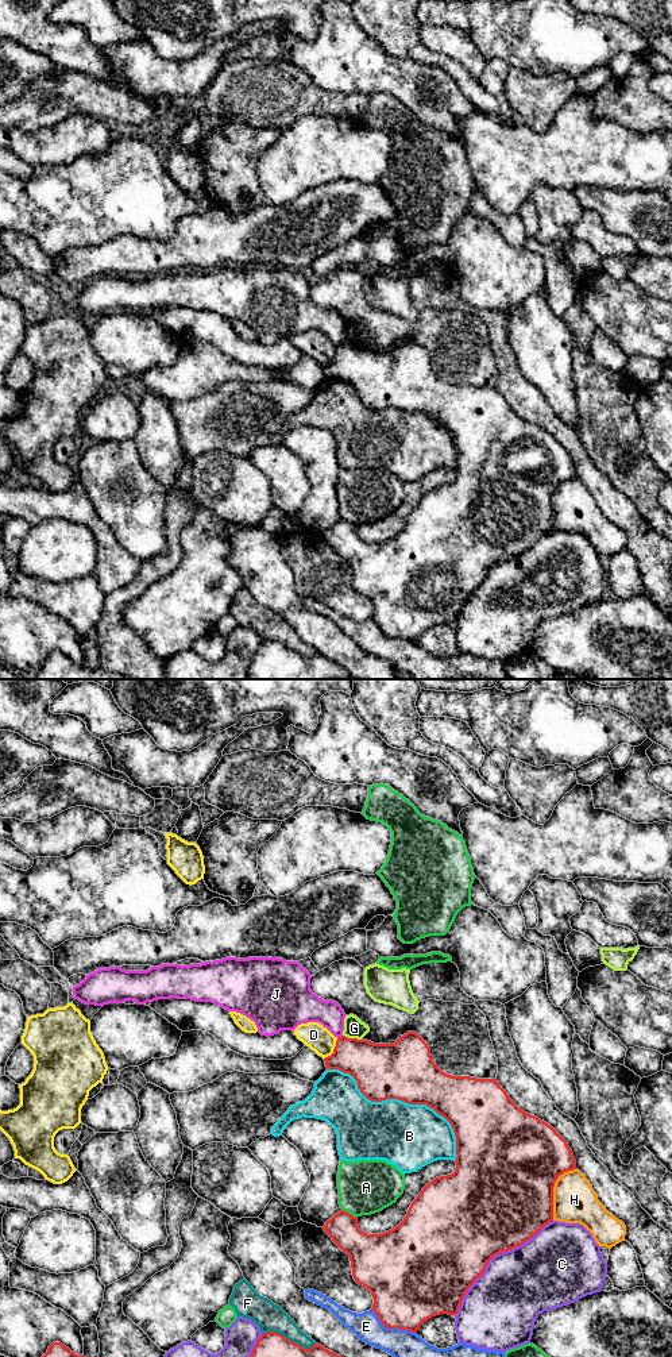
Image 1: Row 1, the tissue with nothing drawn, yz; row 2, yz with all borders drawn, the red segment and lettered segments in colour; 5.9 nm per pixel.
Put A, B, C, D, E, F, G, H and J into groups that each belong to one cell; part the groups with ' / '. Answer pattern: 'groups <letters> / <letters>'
groups A / B / C / D / E / F / G / H / J

